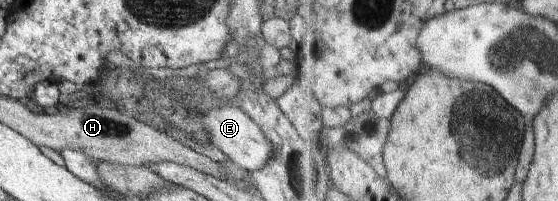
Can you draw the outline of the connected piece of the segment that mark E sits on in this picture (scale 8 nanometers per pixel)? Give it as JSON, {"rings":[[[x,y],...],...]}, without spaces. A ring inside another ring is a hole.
{"rings":[[[235,104],[209,108],[209,112],[205,112],[205,132],[209,136],[209,142],[217,150],[221,150],[231,162],[247,171],[263,168],[275,150],[273,142],[261,132],[261,128]]]}

